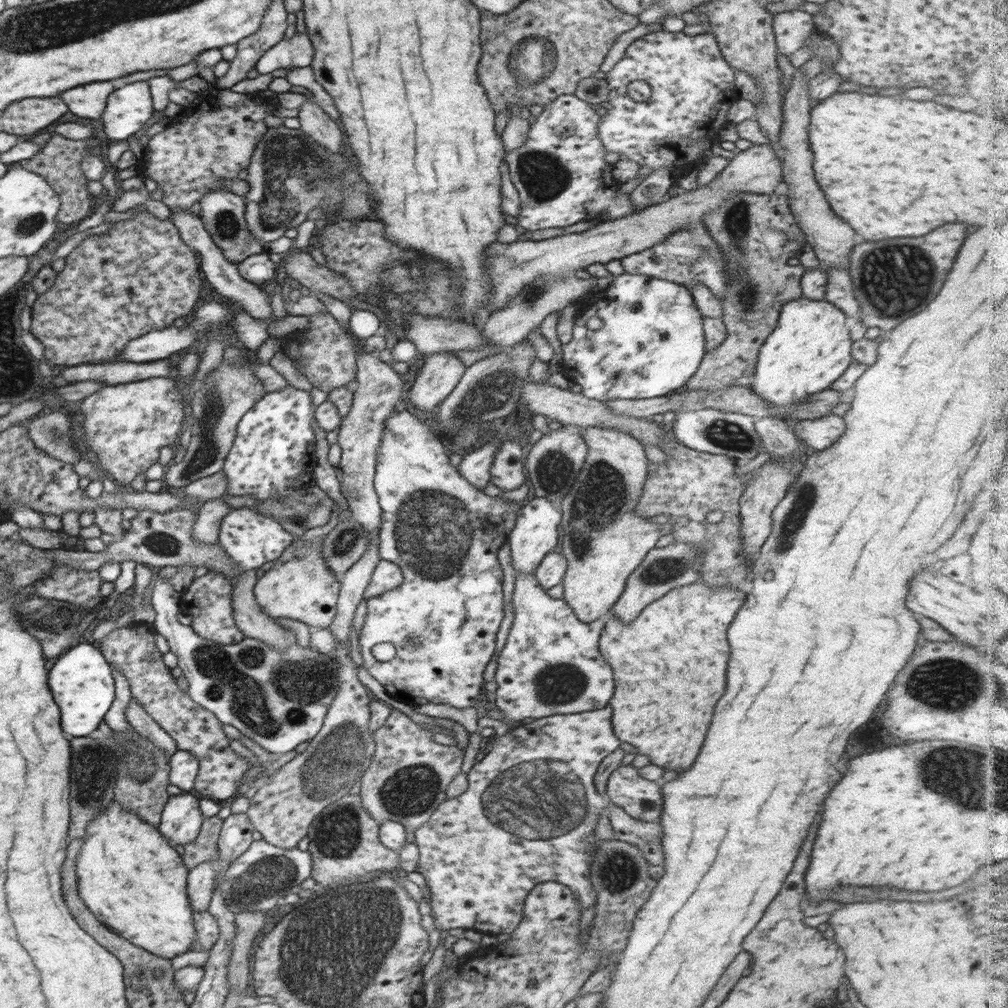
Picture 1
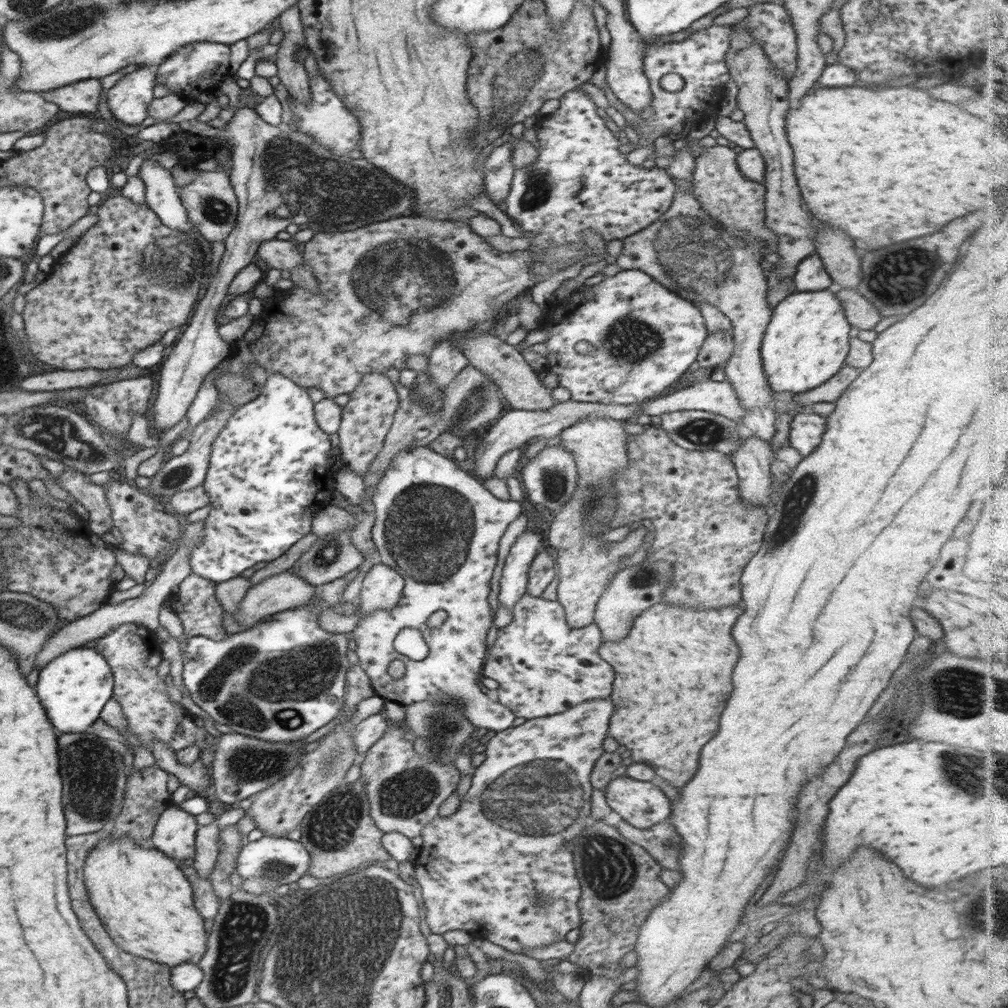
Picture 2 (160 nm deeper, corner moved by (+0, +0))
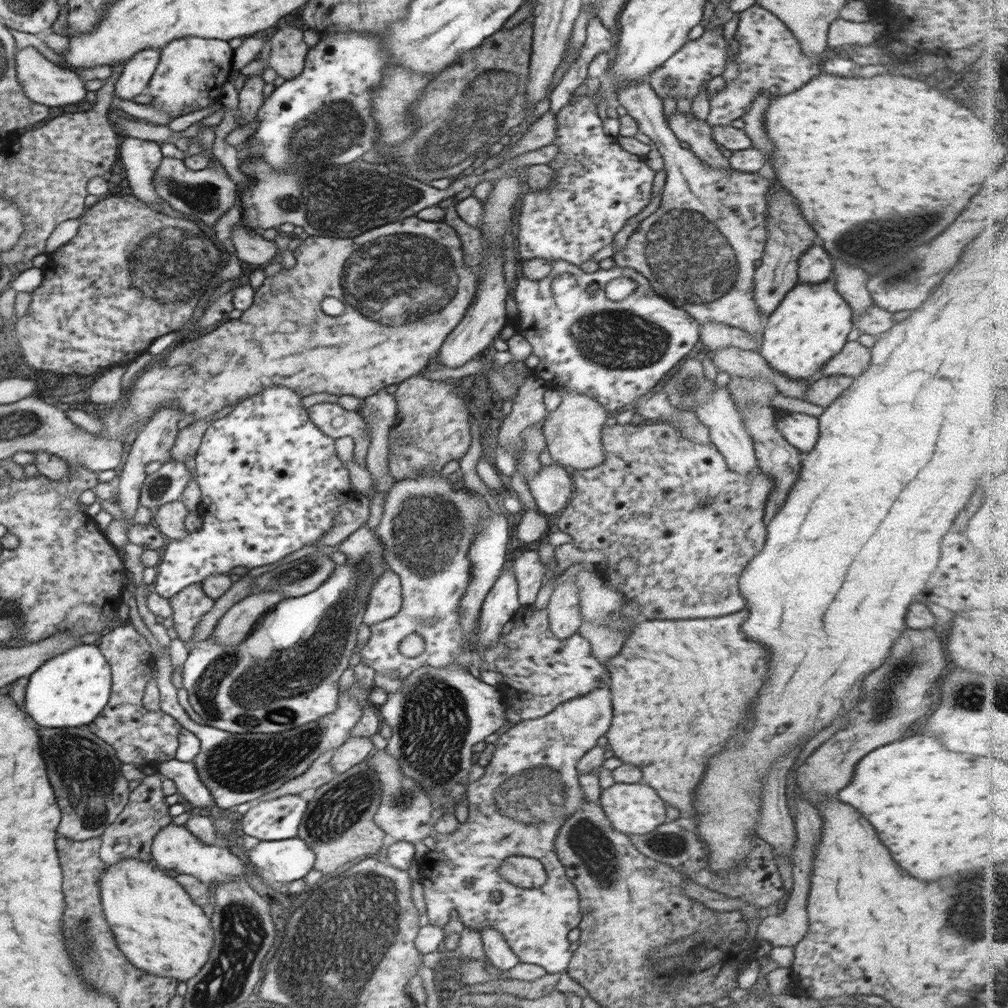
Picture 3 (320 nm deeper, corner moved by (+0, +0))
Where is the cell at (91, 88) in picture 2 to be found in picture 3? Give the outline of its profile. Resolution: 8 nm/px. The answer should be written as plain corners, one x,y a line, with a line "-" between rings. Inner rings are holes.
36,47
16,48
15,63
18,81
20,81
25,95
30,100
52,107
78,104
85,99
87,92
85,82
78,77
76,72
66,70
64,67
48,61

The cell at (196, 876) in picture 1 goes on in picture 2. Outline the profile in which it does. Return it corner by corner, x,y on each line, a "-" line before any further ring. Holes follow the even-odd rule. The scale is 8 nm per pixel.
216,822
200,825
195,836
195,856
192,867
197,870
196,875
203,879
210,878
210,871
215,868
219,856
219,834

